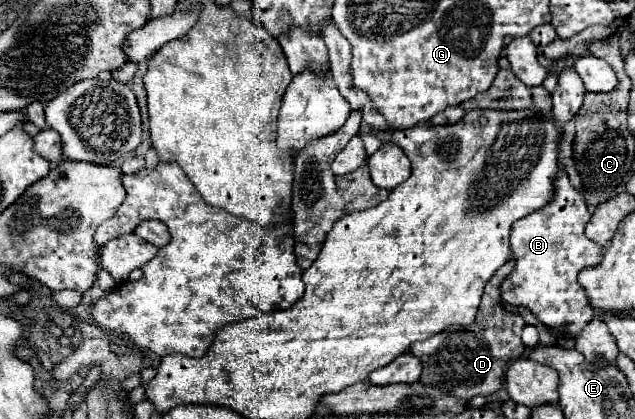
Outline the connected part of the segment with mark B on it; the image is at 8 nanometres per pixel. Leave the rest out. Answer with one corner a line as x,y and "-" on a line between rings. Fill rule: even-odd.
560,167
554,177
552,199
542,209
536,209
534,213
518,219
512,225
510,259
514,259
516,265
514,265
512,273
500,285
502,301
508,305
514,305
514,307
520,307
520,305
528,307
532,311
532,315
536,315
538,321
550,329
556,329
556,331
562,331
568,335
580,335
582,329
592,321
594,311
590,311
590,307
586,305
586,293
582,293
582,287
578,285
578,273
586,267
598,267
604,257
604,249
584,235
584,227
590,221
590,217
592,215
588,211
584,197
570,185
568,173

